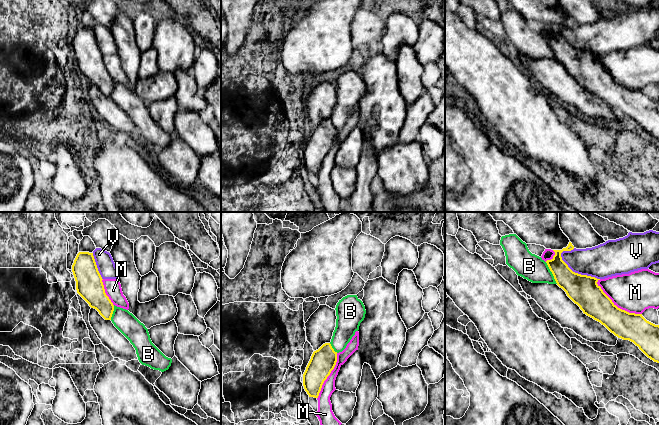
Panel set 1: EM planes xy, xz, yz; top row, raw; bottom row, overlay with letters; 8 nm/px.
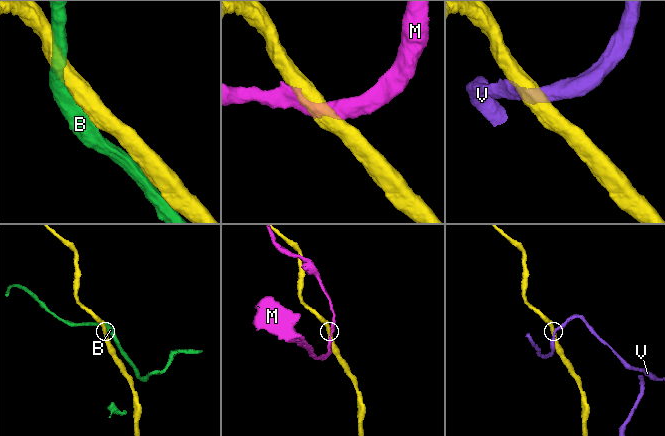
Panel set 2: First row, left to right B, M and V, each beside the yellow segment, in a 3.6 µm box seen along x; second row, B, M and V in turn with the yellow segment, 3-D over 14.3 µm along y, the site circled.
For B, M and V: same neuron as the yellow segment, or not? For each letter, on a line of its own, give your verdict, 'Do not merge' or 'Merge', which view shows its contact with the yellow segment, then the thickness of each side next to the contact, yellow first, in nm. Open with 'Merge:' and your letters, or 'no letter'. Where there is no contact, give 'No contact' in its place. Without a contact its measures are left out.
Merge: M
B: Do not merge. Touches yellow in yz. Thickness 220 nm (yellow) against 200 nm
M: Merge. Touches yellow in yz. Thickness 240 nm (yellow) against 320 nm
V: Do not merge. Touches yellow in yz. Thickness 240 nm (yellow) against 280 nm

